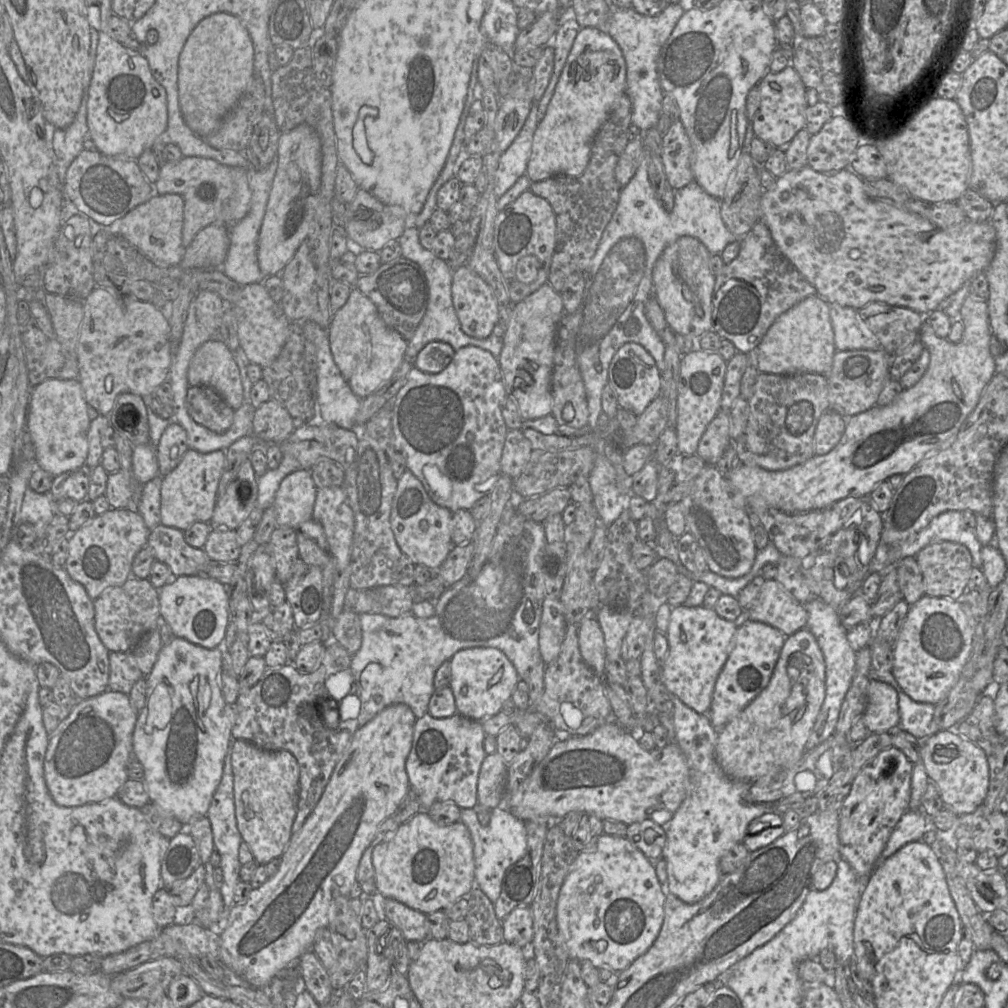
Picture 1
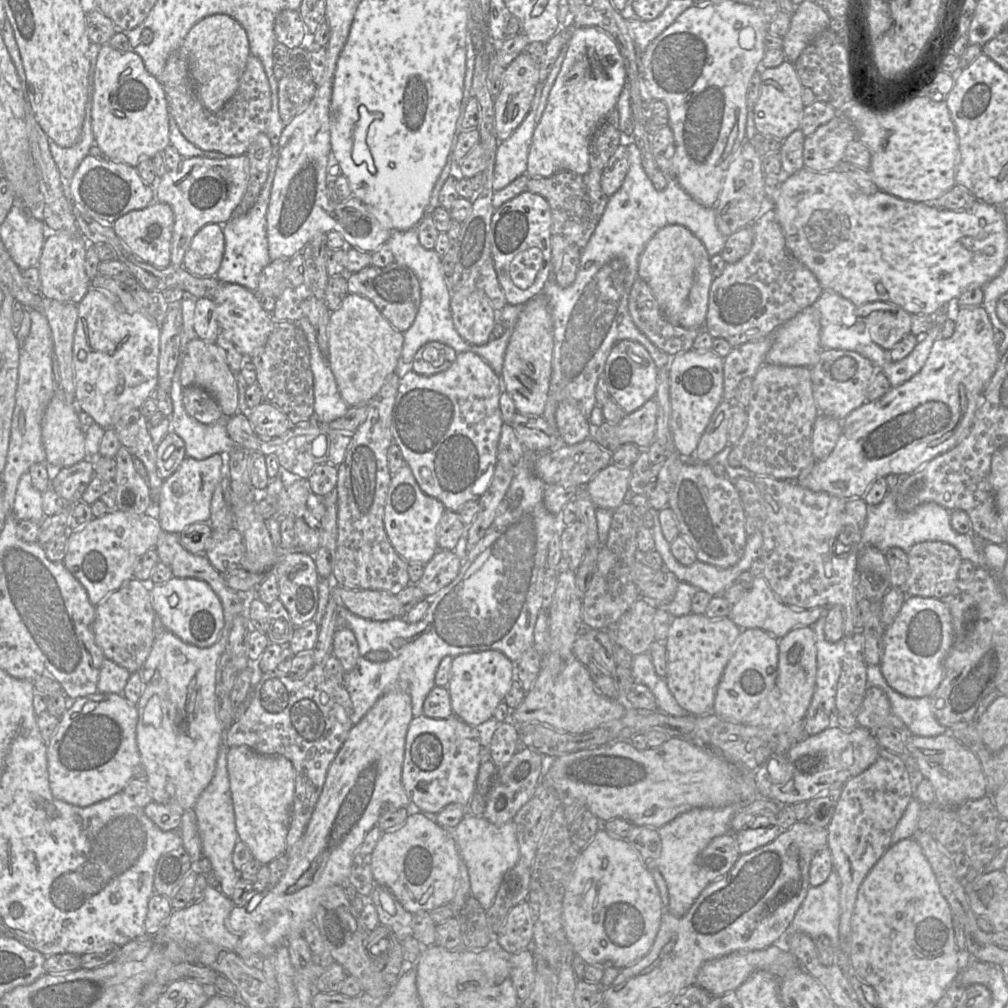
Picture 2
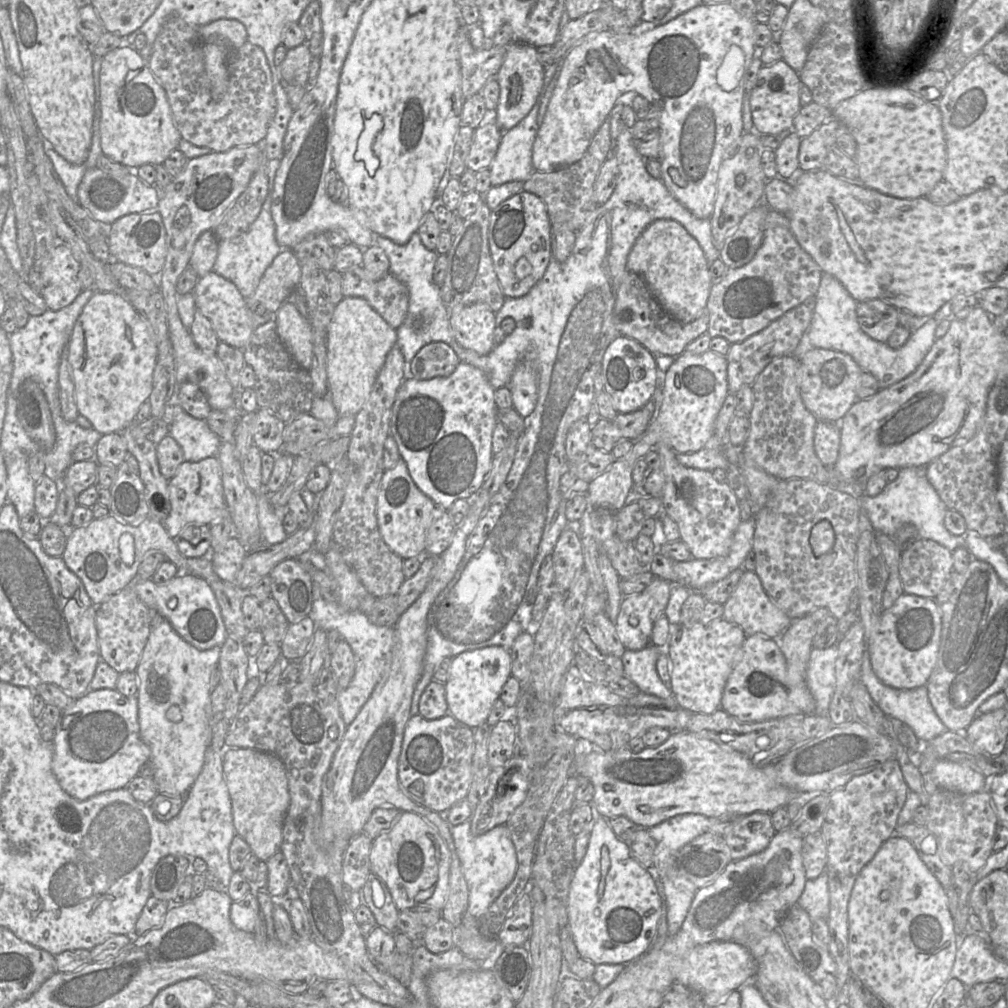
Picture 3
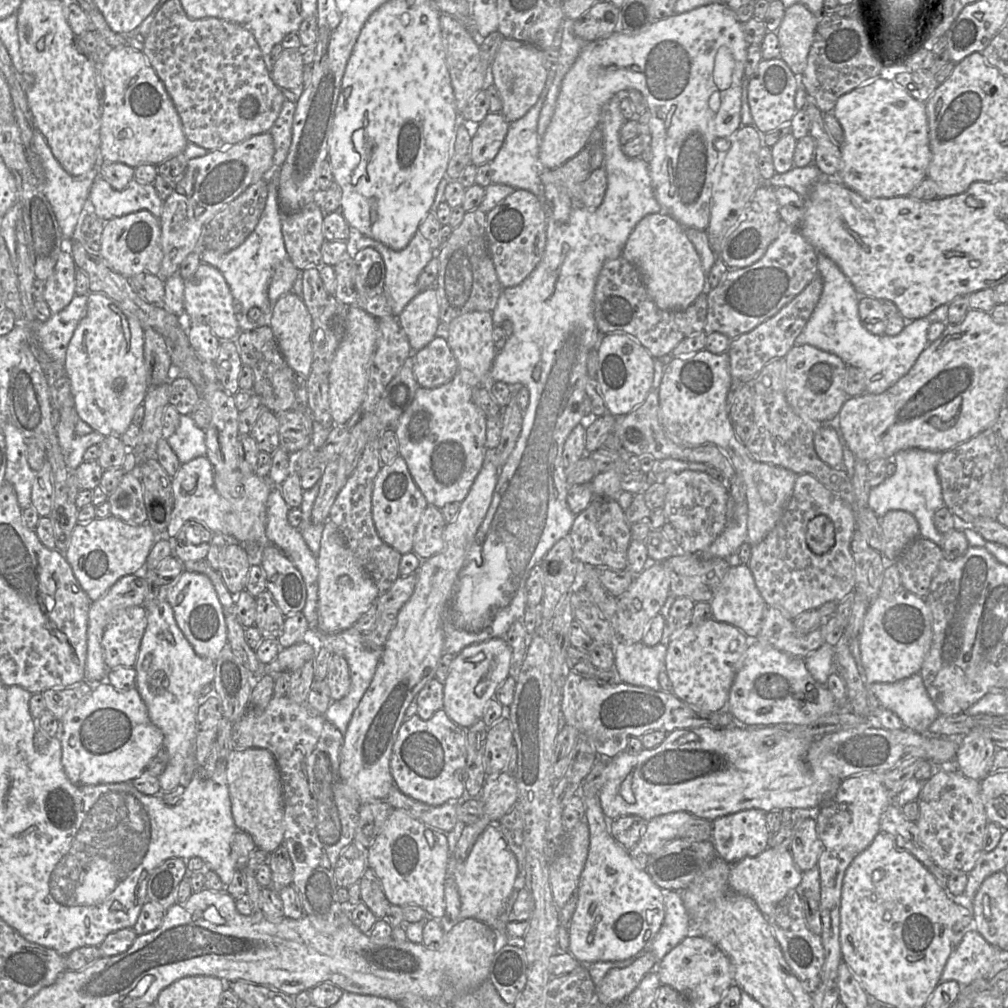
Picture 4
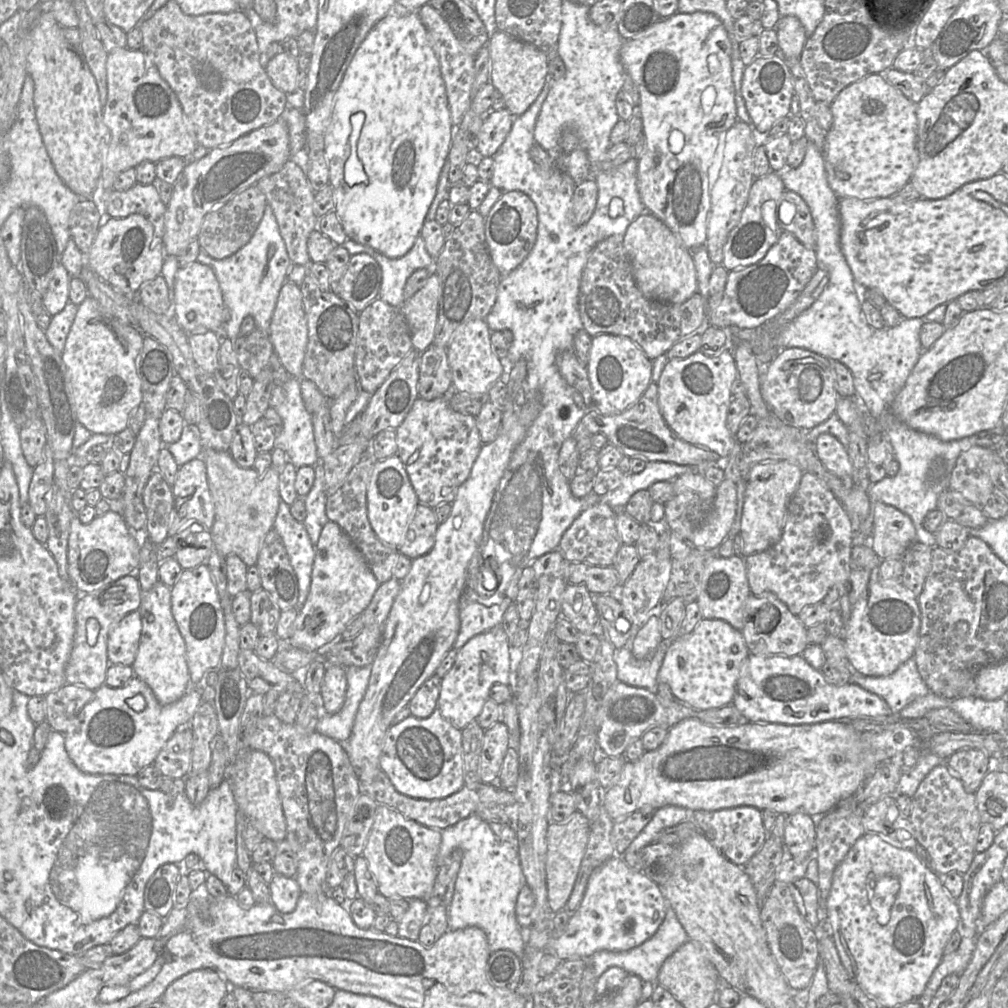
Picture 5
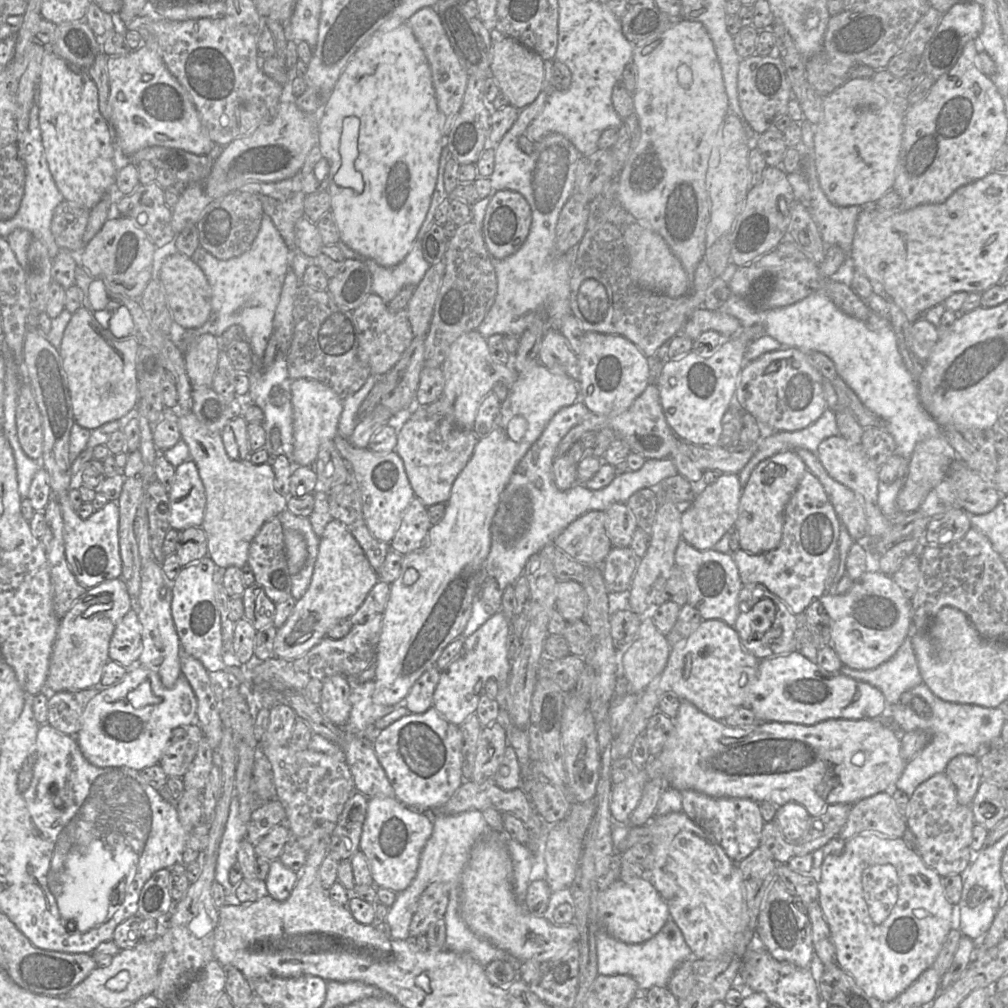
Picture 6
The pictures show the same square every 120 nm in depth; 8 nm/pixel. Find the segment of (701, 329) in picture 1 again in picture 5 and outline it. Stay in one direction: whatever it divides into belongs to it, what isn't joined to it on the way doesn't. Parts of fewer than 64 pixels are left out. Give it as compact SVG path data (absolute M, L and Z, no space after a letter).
M648 211L627 228L623 246L632 266L635 282L642 294L655 301L682 304L698 289L692 251L656 216Z

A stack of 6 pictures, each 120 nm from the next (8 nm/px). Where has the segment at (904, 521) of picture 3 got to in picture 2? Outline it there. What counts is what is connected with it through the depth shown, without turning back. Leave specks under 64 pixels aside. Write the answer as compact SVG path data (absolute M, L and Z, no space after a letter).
M889 490L877 505L867 506L866 524L861 534L861 547L872 546L885 552L897 547L907 552L913 545L925 541L941 541L954 546L963 560L969 560L976 567L985 566L982 554L983 542L973 534L960 534L950 524L950 511L942 506L928 502L919 505L911 513L901 513L896 506L894 490Z

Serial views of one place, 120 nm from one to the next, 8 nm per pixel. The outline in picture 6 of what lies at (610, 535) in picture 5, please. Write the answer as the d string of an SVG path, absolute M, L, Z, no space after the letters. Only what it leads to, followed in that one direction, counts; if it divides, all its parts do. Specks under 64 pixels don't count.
M589 511L585 514L583 514L582 516L580 516L579 518L577 518L576 520L574 520L572 523L570 523L553 541L553 544L560 549L561 551L563 551L565 554L567 554L568 556L574 558L576 561L579 561L583 564L586 564L587 566L601 566L601 573L602 573L602 564L605 560L605 558L607 557L607 555L609 554L609 552L611 551L611 549L613 548L611 541L607 535L607 531L606 531L606 513L604 511Z

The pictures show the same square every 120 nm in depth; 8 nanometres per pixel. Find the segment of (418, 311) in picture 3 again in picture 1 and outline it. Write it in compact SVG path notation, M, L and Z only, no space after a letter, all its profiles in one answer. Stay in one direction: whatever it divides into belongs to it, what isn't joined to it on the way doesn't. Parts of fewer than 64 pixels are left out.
M409 224L398 242L401 246L402 257L415 262L422 269L428 287L428 304L426 312L417 327L413 337L408 341L406 349L406 359L414 360L417 354L430 342L440 341L448 343L455 351L466 347L476 346L476 338L465 334L461 325L452 300L453 272L448 263L438 258L431 250L425 249L419 241L419 229Z

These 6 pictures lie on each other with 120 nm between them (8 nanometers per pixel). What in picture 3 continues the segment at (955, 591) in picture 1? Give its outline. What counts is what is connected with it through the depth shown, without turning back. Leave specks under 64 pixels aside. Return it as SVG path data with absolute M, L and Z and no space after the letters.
M915 539L902 548L899 578L904 593L935 599L952 571L952 552L931 539Z

